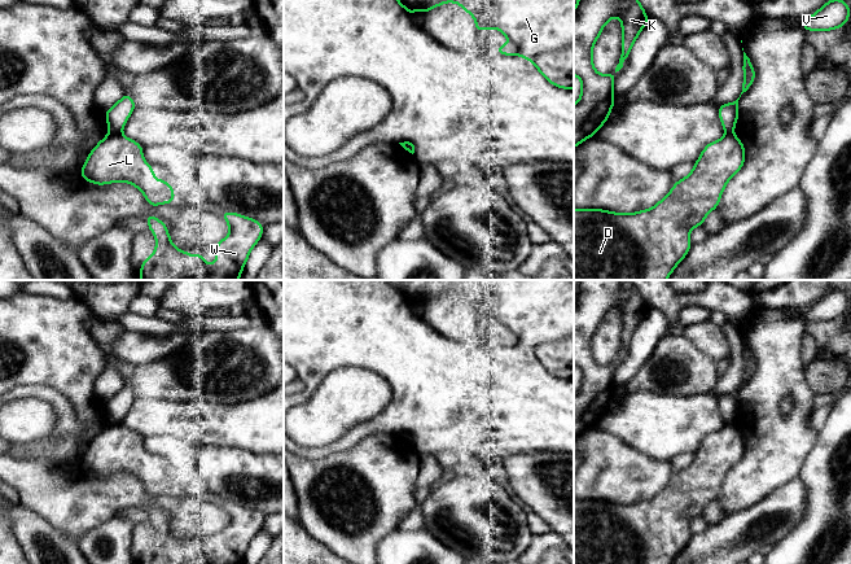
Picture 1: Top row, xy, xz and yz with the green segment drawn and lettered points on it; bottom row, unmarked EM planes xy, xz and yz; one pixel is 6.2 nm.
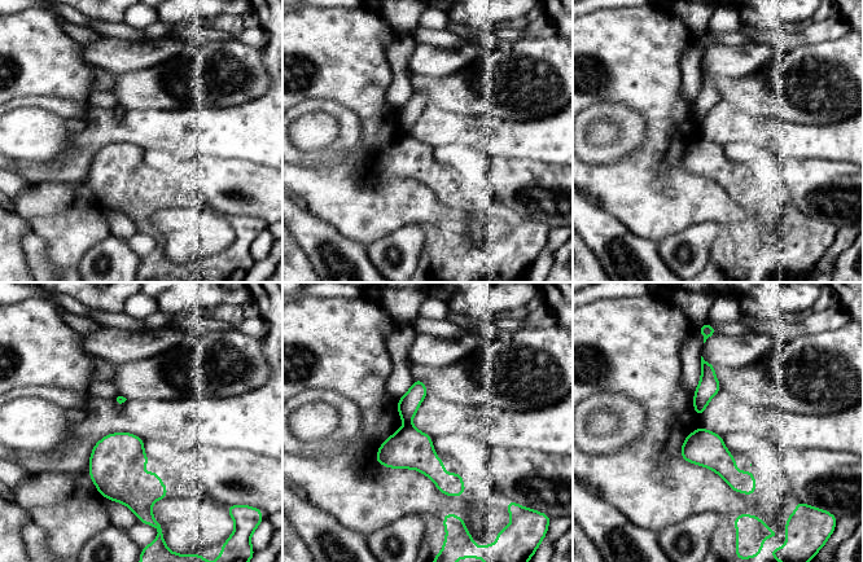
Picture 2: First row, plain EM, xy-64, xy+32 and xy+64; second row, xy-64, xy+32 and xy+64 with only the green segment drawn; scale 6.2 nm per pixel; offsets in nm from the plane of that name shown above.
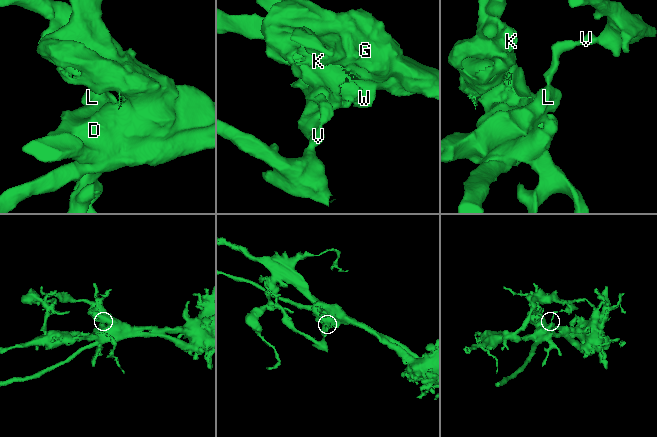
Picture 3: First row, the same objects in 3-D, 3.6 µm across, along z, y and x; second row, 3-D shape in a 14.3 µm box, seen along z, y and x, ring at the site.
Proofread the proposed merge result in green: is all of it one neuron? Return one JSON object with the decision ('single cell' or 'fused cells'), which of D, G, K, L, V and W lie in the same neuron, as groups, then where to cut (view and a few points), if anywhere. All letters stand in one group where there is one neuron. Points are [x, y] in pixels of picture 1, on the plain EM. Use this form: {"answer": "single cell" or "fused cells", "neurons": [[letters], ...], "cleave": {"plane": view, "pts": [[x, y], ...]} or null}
{"answer": "fused cells", "neurons": [["D", "G", "K", "L", "W"], ["V"]], "cleave": {"plane": "xy", "pts": [[113, 422], [119, 423]]}}

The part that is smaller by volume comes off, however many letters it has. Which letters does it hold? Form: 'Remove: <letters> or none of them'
Remove: V

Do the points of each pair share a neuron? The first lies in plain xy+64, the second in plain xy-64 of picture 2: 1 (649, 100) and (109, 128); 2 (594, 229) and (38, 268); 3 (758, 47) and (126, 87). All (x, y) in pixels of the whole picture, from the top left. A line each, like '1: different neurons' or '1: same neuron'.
1: different neurons
2: same neuron
3: different neurons

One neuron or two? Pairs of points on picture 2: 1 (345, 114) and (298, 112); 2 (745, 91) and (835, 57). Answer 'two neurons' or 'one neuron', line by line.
1: one neuron
2: one neuron

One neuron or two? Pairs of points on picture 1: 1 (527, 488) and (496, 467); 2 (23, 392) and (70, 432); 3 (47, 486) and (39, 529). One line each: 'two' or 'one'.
1: two
2: one
3: two

